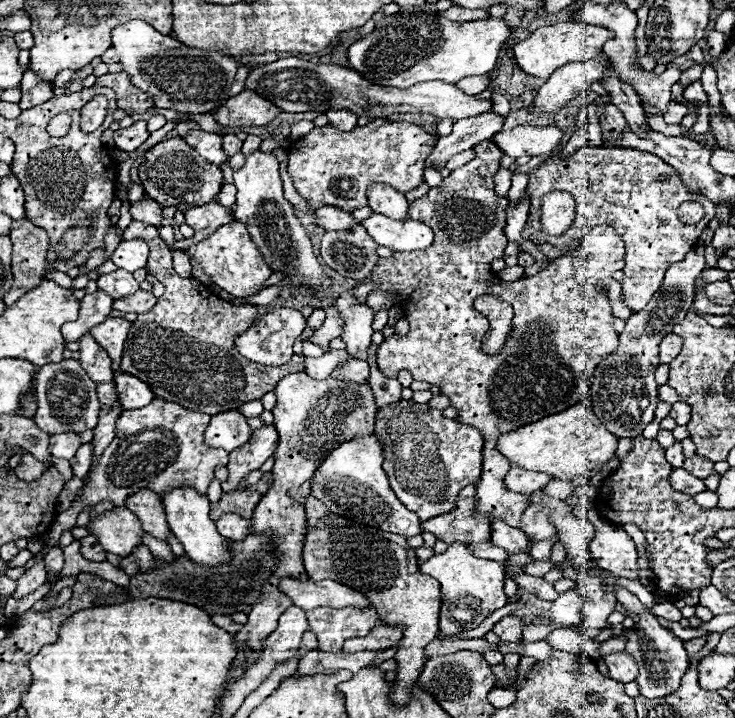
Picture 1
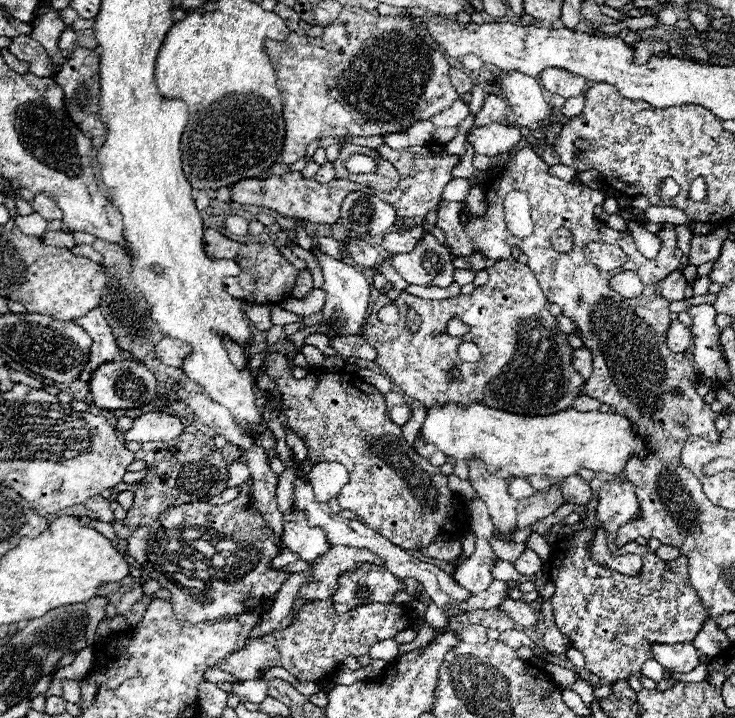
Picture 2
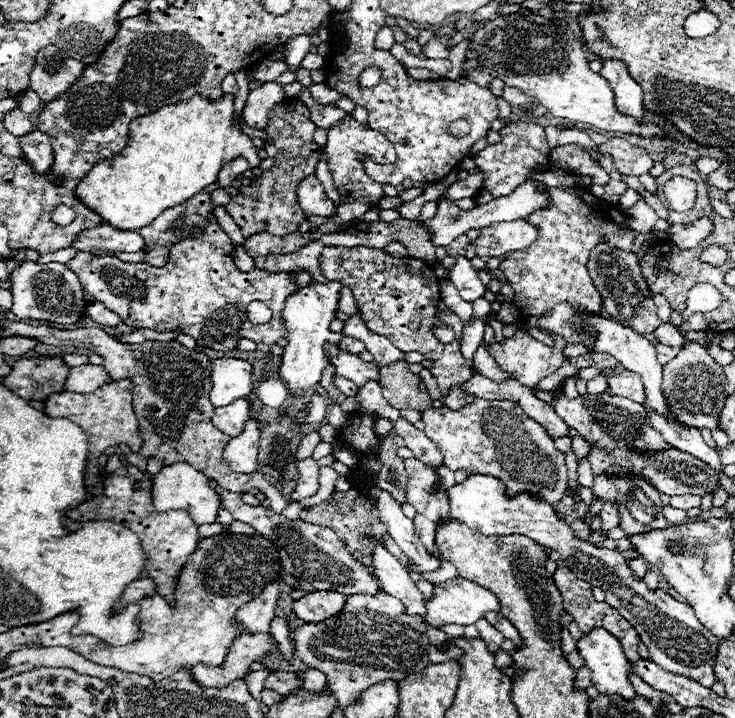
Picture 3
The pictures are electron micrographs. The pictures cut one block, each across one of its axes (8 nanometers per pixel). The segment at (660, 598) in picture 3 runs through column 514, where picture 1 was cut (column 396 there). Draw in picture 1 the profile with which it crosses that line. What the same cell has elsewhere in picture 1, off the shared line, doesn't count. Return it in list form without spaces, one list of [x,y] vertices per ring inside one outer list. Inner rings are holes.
[[[368,434],[366,438],[352,438],[350,442],[342,442],[342,446],[336,446],[326,456],[326,462],[318,466],[318,474],[314,474],[312,478],[310,494],[318,496],[330,512],[360,520],[384,532],[400,534],[404,538],[422,534],[420,518],[414,512],[410,512],[406,506],[402,506],[402,502],[396,498],[394,490],[388,484],[386,472],[382,470],[382,462],[384,462],[382,446],[374,434]]]

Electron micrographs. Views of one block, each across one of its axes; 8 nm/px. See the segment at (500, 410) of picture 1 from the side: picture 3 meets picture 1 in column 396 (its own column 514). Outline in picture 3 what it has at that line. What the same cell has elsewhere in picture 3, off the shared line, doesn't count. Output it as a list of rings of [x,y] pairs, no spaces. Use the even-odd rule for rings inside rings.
[[[538,180],[536,186],[548,196],[550,202],[548,208],[536,210],[526,218],[526,222],[538,228],[538,238],[532,246],[528,246],[528,250],[506,254],[506,258],[500,262],[500,270],[514,288],[514,306],[520,310],[522,318],[542,316],[560,302],[568,302],[570,306],[586,310],[588,314],[600,314],[602,296],[592,284],[586,268],[590,250],[596,244],[606,242],[612,248],[632,252],[636,232],[630,228],[620,208],[584,188],[550,188]],[[546,330],[546,334],[552,336],[554,346],[546,346],[544,342],[532,338],[528,332],[516,332],[514,338],[508,338],[502,344],[500,342],[490,344],[488,346],[488,352],[496,360],[496,364],[500,366],[500,370],[514,374],[520,384],[534,388],[542,378],[554,374],[562,366],[562,362],[566,360],[566,356],[564,356],[564,348],[566,348],[564,338],[560,338],[560,336],[556,336],[554,332],[548,332],[548,330]]]

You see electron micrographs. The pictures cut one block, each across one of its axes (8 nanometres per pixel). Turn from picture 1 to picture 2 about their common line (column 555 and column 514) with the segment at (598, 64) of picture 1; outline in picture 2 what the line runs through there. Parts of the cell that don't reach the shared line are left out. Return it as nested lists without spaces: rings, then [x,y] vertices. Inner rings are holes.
[[[502,72],[502,92],[510,104],[516,124],[528,130],[542,130],[552,120],[552,106],[544,100],[540,84],[520,72]]]

